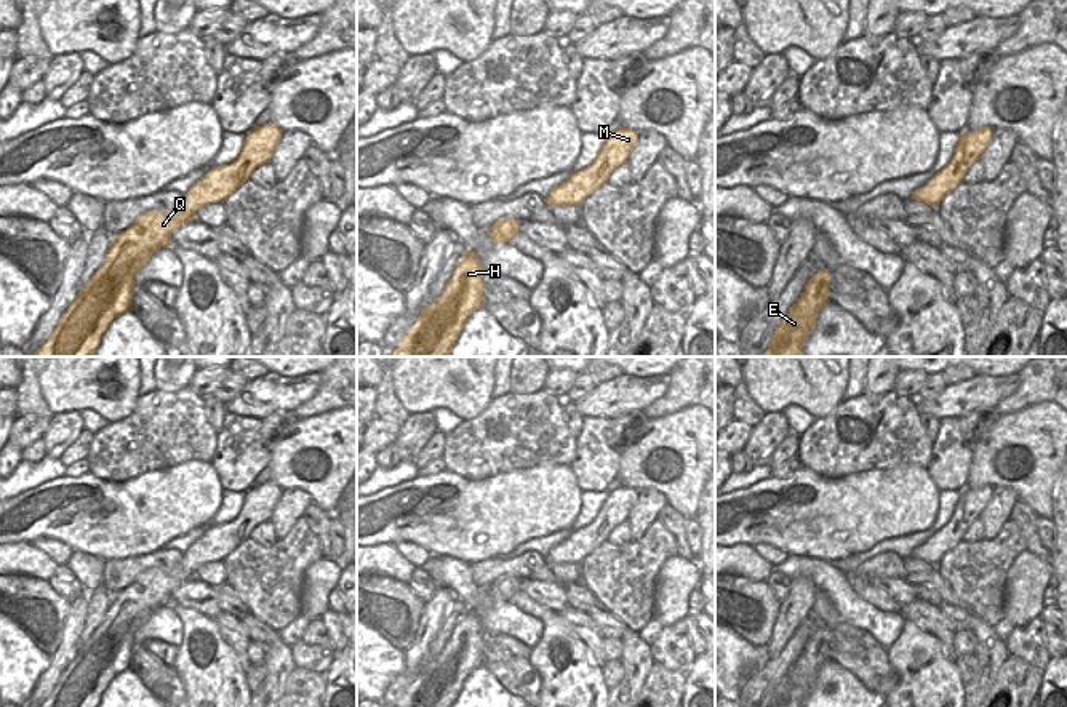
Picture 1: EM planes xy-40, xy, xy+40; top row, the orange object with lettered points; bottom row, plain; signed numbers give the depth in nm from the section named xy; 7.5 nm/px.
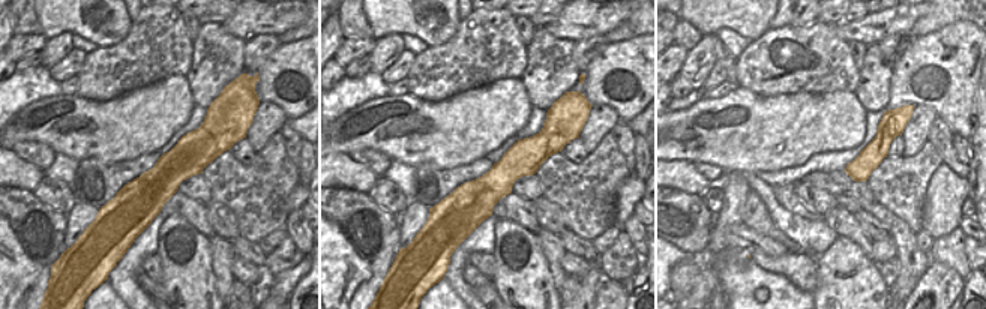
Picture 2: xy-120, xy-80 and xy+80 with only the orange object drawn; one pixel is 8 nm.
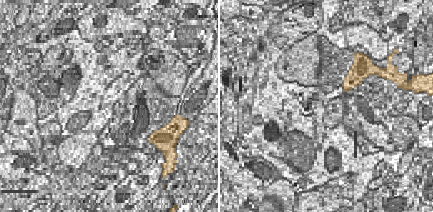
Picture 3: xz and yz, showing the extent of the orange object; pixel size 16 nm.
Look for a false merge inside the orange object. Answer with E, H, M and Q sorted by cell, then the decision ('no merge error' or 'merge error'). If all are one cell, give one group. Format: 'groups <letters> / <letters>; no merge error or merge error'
groups E H M Q; no merge error

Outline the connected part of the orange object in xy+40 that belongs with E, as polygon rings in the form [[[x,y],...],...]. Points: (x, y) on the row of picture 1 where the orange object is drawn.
[[[821,269],[808,280],[801,296],[776,328],[768,349],[760,357],[805,357],[803,344],[816,328],[817,312],[829,296],[830,274]]]

